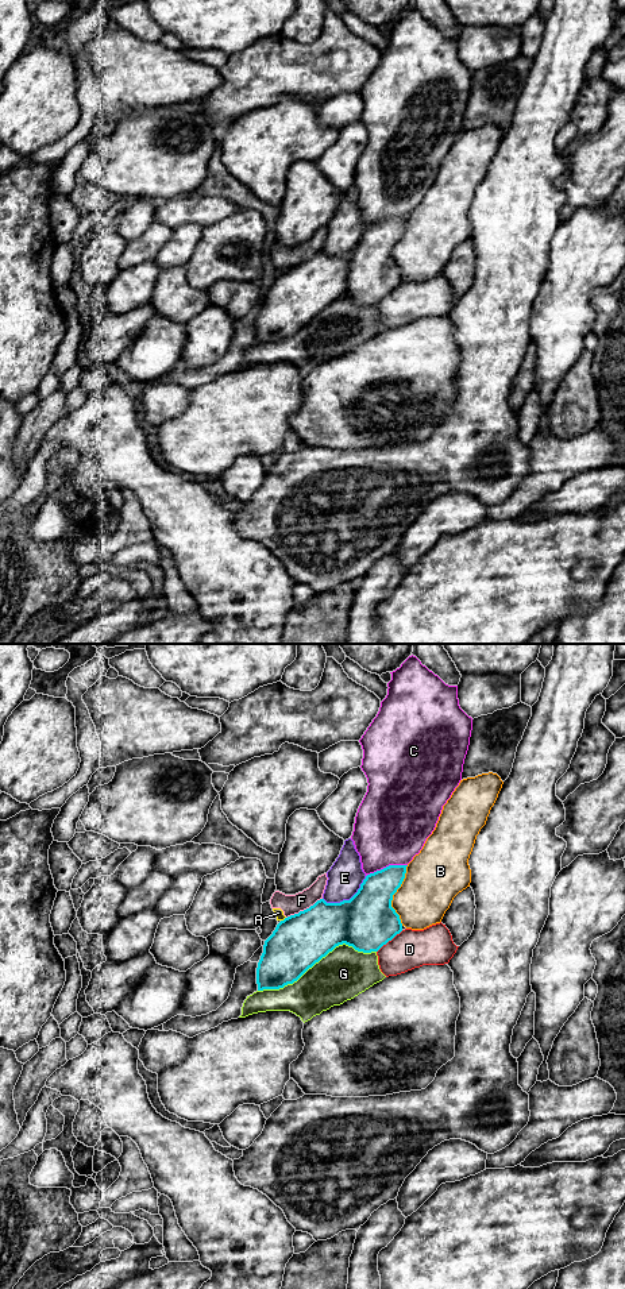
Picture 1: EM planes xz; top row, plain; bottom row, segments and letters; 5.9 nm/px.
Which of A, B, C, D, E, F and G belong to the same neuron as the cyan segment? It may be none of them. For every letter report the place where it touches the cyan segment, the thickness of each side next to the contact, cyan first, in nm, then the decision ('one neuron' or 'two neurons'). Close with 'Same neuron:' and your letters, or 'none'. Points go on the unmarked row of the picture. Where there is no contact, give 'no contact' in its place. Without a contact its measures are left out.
A: contact xz (284, 271); calibres 320 and 50 nm; two neurons
B: contact xz (393, 246); calibres 340 and 320 nm; two neurons
C: contact xz (386, 219); calibres 240 and 440 nm; two neurons
D: contact xz (389, 292); calibres 340 and 240 nm; two neurons
E: contact xz (347, 253); calibres 340 and 200 nm; two neurons
F: contact xz (304, 262); calibres 320 and 120 nm; two neurons
G: contact xz (316, 313); calibres 320 and 300 nm; two neurons
Same neuron: none

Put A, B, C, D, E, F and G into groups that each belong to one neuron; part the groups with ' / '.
A E F / B / C / D / G

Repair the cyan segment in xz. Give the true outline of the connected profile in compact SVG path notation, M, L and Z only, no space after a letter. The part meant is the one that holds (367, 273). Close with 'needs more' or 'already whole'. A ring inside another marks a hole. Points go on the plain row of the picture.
M389 217L367 227L358 244L350 252L327 255L324 251L320 251L309 260L281 273L263 297L263 305L256 320L258 343L279 341L288 336L293 336L339 297L346 296L358 304L371 305L378 304L383 297L400 286L402 283L402 275L400 267L391 259L391 252L405 231L406 219L408 217Z; already whole

